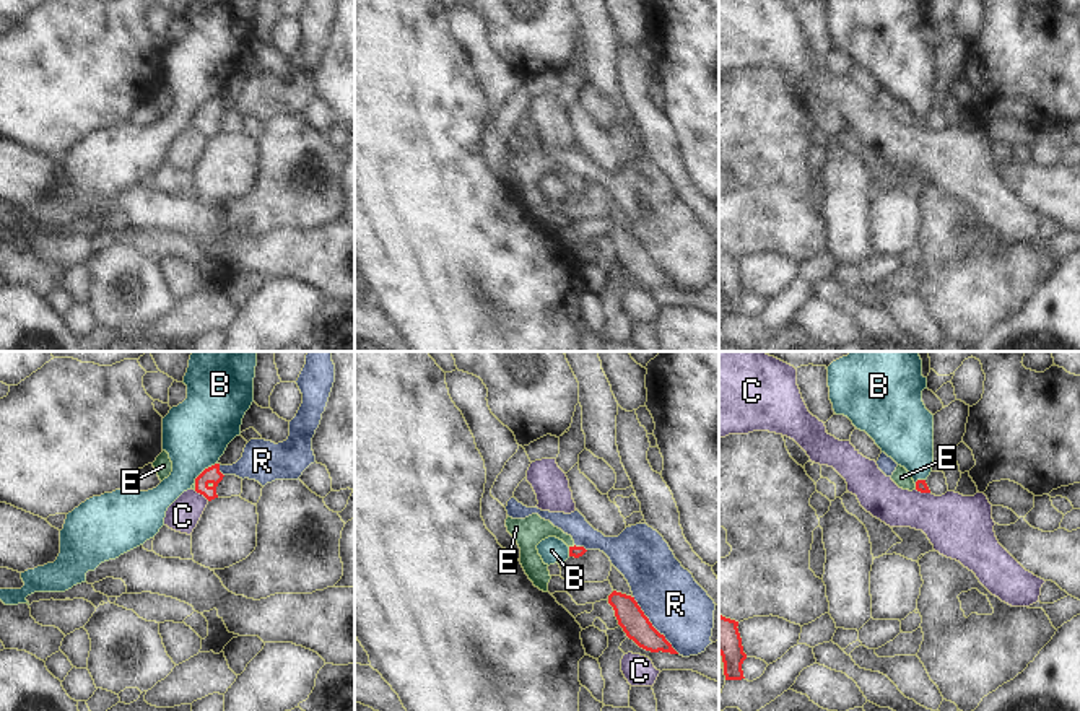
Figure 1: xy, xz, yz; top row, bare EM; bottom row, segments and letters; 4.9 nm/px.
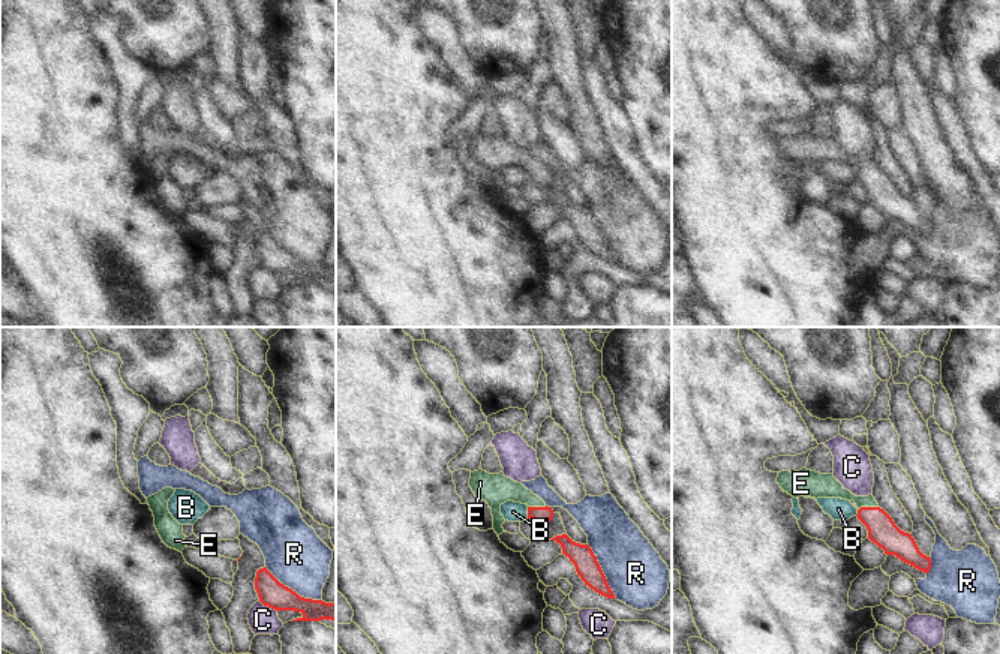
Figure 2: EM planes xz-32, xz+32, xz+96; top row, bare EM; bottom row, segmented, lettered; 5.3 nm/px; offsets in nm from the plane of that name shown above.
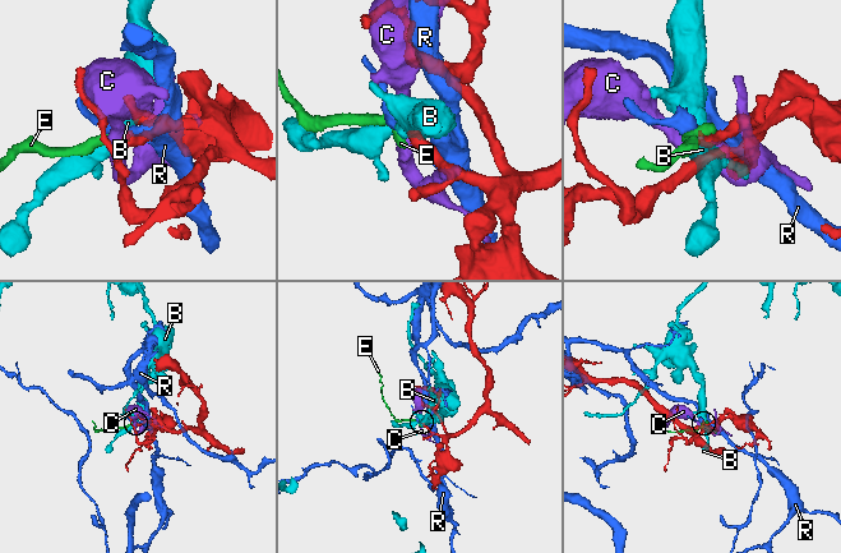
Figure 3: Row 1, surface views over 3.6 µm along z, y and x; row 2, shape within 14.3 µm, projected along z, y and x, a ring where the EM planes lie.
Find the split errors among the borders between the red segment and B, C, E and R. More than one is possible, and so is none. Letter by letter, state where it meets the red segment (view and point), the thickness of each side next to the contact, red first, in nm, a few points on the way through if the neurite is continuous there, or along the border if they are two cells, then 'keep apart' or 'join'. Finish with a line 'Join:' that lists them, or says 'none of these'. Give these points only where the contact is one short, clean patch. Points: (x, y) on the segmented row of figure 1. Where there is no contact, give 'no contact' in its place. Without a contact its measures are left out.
B: contact xy (204, 471); calibres 80 and 340 nm; border xy (217, 462), (209, 466), (194, 482); keep apart
C: contact xy (202, 493); calibres 80 and 160 nm; keep apart
E: contact xz (571, 547); calibres 60 and 150 nm; join
R: contact xz (651, 625); calibres 140 and 300 nm; keep apart
Join: E

